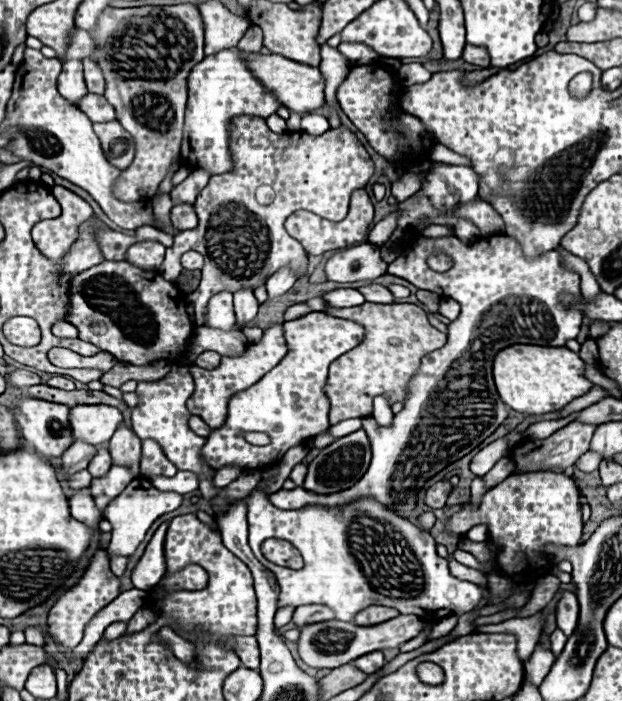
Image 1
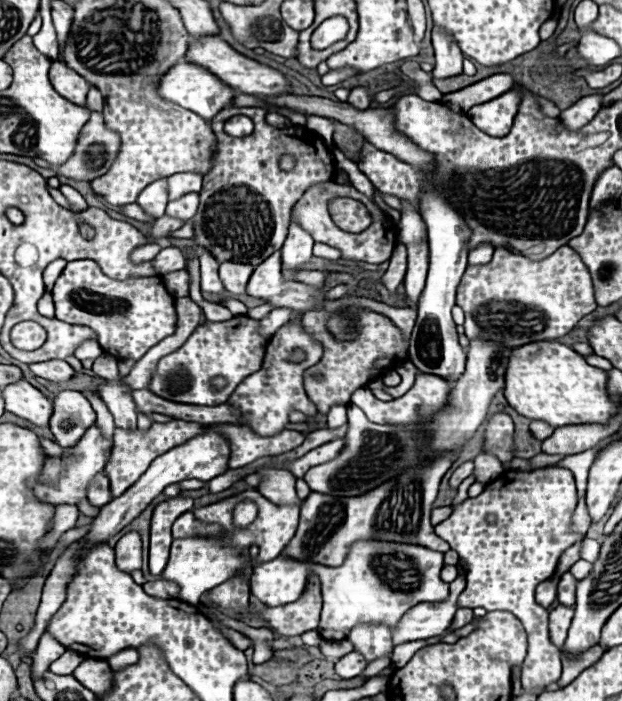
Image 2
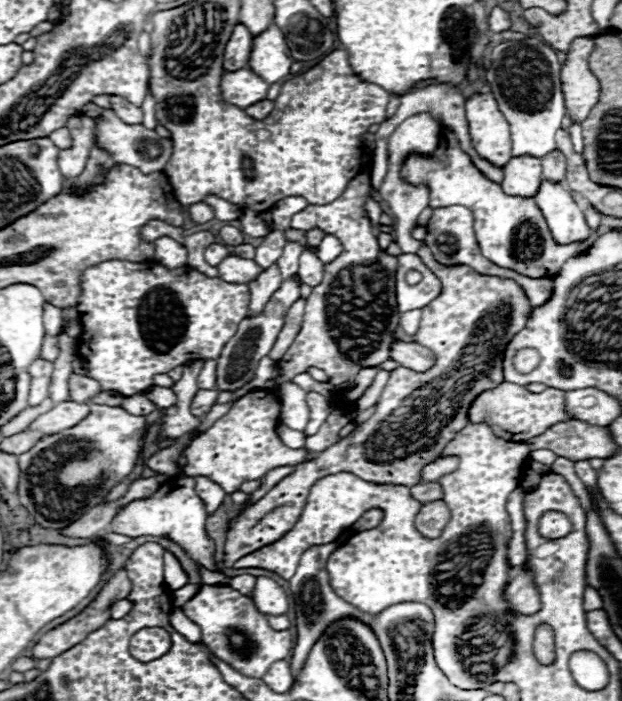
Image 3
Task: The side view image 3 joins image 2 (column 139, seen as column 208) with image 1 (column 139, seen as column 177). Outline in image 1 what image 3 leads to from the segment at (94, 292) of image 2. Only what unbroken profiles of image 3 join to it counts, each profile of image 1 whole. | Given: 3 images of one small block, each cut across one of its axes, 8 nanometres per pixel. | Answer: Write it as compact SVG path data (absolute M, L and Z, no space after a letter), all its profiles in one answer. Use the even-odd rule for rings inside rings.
M110 262L80 272L70 282L70 324L78 328L80 340L86 340L98 346L104 352L110 352L118 362L126 362L132 366L150 366L152 362L166 360L176 354L192 336L194 324L186 312L184 294L168 280L160 276L160 272L140 270L130 262Z

